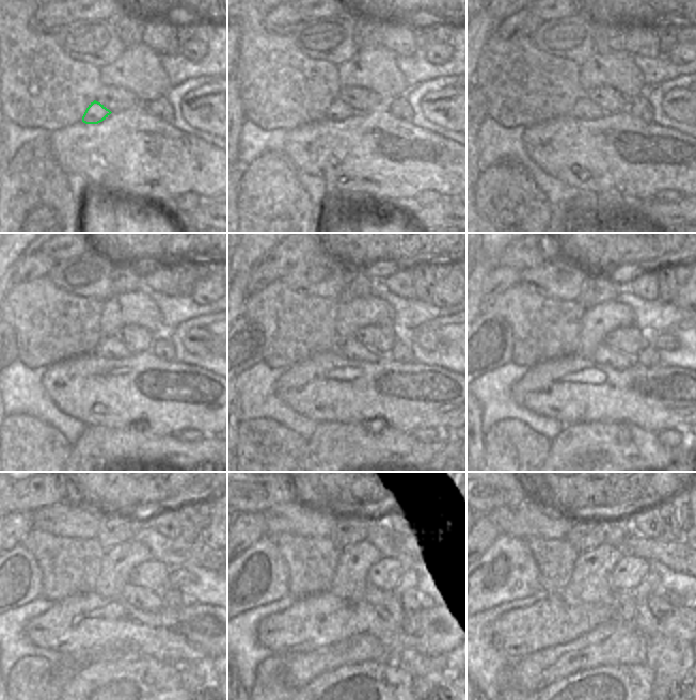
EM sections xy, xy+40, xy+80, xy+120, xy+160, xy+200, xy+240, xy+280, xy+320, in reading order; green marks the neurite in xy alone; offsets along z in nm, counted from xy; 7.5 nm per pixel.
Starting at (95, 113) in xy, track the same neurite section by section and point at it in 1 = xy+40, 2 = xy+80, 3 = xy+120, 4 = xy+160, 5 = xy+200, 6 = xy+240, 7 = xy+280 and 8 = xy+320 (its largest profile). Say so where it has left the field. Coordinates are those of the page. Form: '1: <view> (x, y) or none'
1: xy+40 (338, 110)
2: xy+80 (584, 108)
3: xy+120 (108, 347)
4: xy+160 (350, 348)
5: xy+200 (603, 354)
6: xy+240 (145, 600)
7: xy+280 (388, 604)
8: xy+320 (675, 658)

